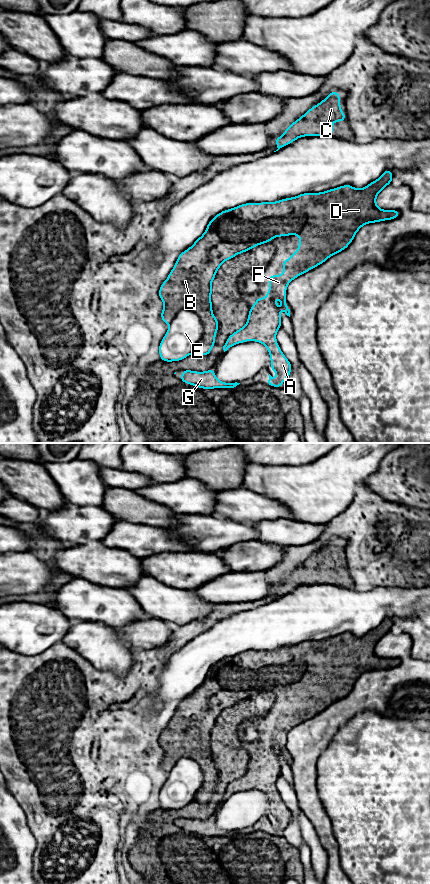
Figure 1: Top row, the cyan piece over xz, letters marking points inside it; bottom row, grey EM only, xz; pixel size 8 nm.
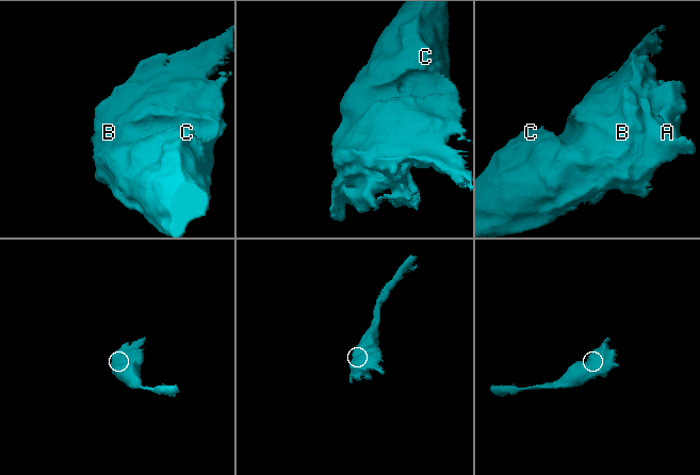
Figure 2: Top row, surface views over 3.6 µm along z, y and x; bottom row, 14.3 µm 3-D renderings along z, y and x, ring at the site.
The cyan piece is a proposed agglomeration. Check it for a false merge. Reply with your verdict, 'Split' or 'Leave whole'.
Split

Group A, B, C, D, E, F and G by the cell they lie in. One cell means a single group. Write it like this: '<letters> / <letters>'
A B C D F G / E

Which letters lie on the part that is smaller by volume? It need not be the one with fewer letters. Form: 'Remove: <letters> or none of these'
Remove: E

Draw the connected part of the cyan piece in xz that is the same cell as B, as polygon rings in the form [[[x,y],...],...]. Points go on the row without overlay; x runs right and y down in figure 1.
[[[385,618],[380,626],[362,637],[347,632],[325,640],[303,641],[276,650],[245,651],[220,660],[209,669],[204,682],[190,696],[180,701],[168,726],[162,731],[158,740],[164,751],[161,768],[170,772],[182,758],[196,761],[204,772],[204,780],[194,800],[201,804],[209,803],[215,793],[219,776],[218,768],[212,759],[211,732],[221,712],[260,692],[270,691],[274,685],[298,683],[300,692],[297,700],[292,701],[290,707],[283,708],[283,722],[269,724],[267,744],[255,748],[256,752],[250,754],[247,772],[232,781],[223,794],[225,800],[235,792],[246,789],[264,792],[270,803],[271,818],[278,822],[277,827],[269,822],[266,832],[281,836],[291,822],[292,813],[276,788],[276,781],[281,776],[281,763],[274,746],[277,744],[280,747],[284,761],[290,765],[285,746],[287,734],[293,727],[346,697],[365,672],[392,668],[400,664],[398,658],[382,658],[376,653],[376,644],[392,631],[392,625],[392,619]]]

